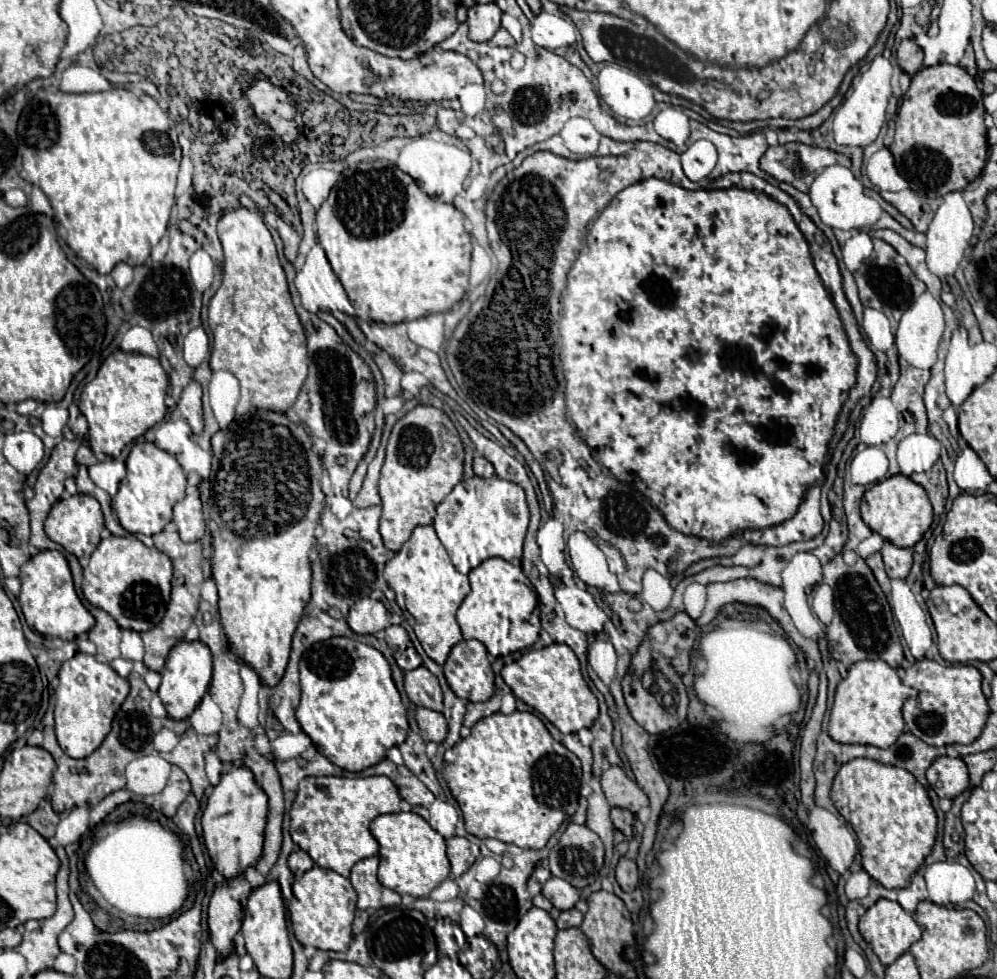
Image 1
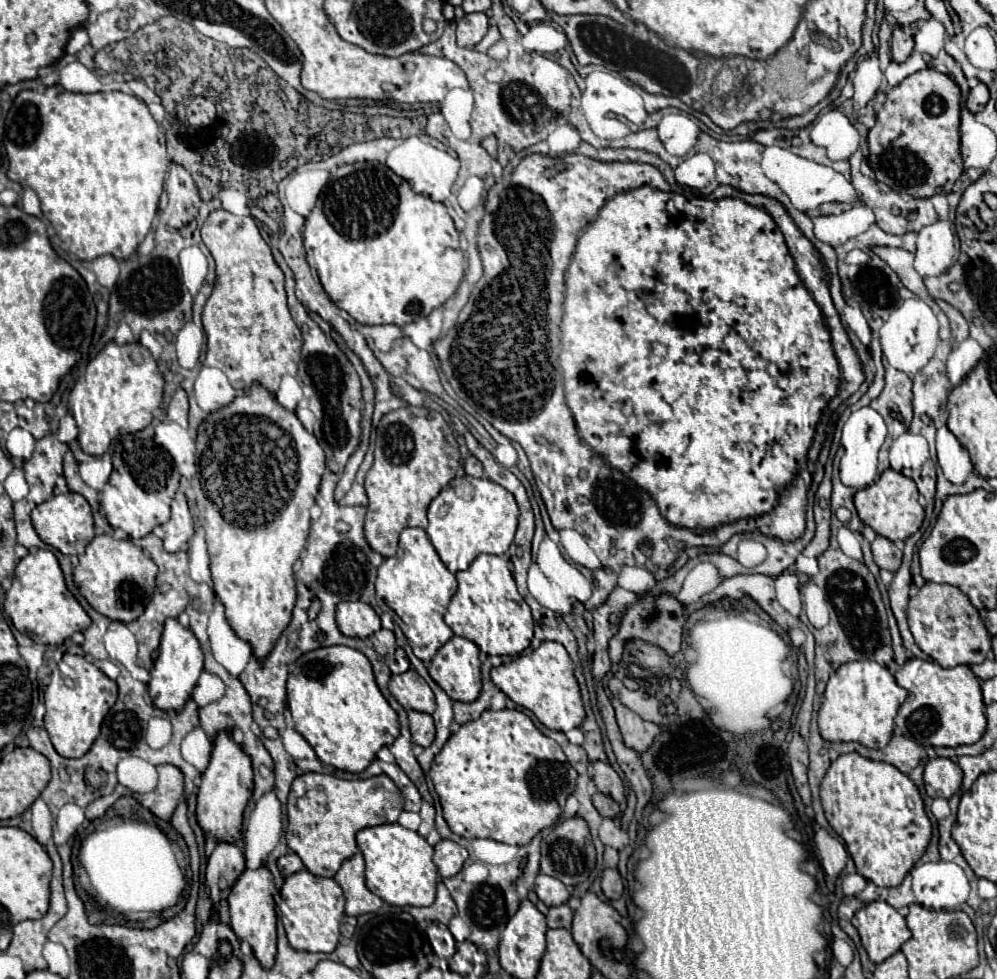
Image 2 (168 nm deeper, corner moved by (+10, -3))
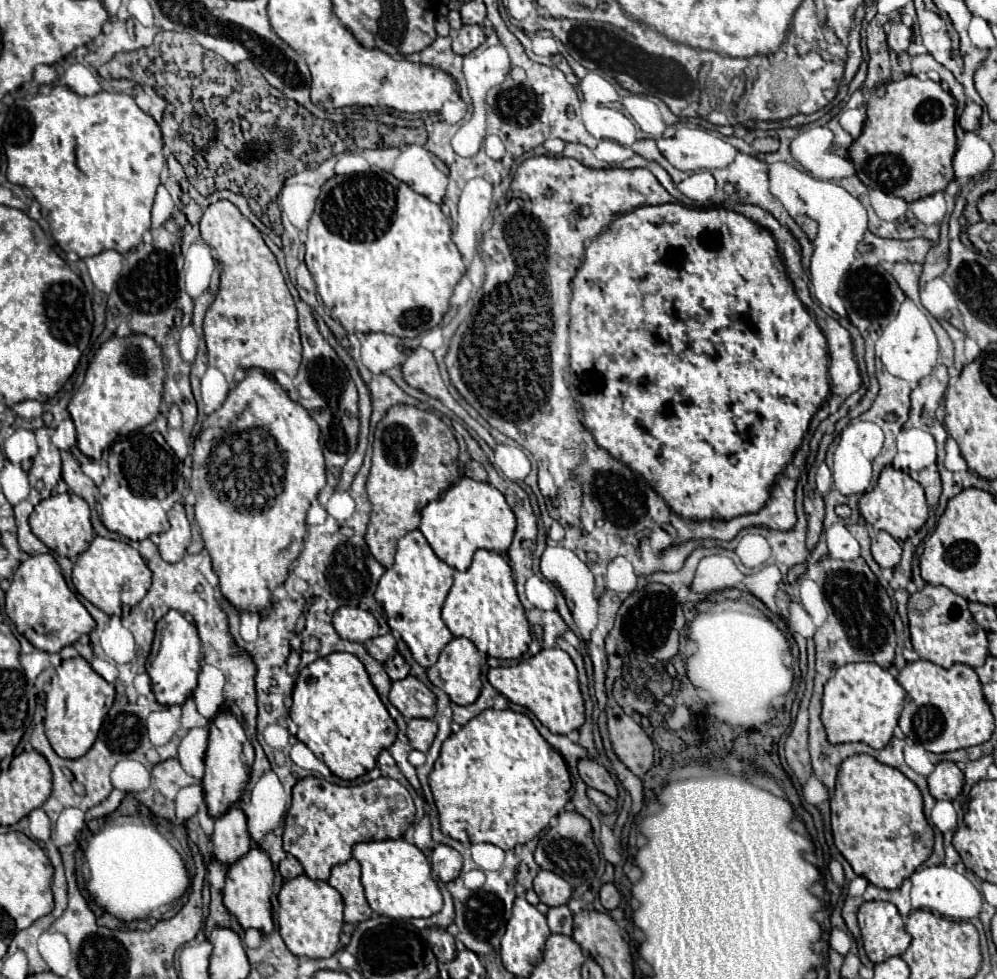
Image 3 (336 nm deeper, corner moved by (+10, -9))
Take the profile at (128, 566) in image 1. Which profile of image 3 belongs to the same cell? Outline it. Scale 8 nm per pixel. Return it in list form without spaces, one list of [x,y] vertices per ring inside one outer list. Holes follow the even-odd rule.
[[[96,535],[90,547],[78,555],[72,583],[82,597],[86,597],[92,605],[102,609],[106,615],[122,617],[124,611],[128,613],[150,589],[152,571],[148,569],[140,553],[134,547],[130,547],[126,541],[114,541]]]

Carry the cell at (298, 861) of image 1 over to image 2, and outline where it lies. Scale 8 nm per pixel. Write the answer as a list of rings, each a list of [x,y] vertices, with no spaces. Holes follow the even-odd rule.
[[[290,851],[290,853],[286,853],[284,857],[278,859],[278,869],[280,869],[282,877],[288,877],[288,875],[292,875],[296,871],[302,871],[304,863],[302,863],[302,859],[296,853]]]

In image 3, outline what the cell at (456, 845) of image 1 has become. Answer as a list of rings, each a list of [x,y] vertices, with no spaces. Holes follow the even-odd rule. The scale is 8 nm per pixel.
[[[436,845],[436,849],[432,851],[430,865],[432,865],[432,871],[438,875],[438,879],[448,883],[460,875],[463,859],[456,849],[448,845]]]

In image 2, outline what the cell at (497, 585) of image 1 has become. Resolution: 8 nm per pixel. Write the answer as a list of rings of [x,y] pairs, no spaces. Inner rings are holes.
[[[478,555],[466,571],[456,573],[456,579],[458,579],[458,591],[454,593],[444,613],[444,621],[454,631],[454,635],[474,641],[478,649],[486,655],[520,655],[532,641],[534,623],[532,623],[530,607],[526,605],[526,601],[516,589],[516,581],[512,577],[508,561],[498,555]]]

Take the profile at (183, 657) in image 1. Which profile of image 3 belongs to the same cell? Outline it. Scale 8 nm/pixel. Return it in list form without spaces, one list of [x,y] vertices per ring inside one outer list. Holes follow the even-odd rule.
[[[170,609],[156,623],[156,635],[160,635],[160,649],[148,669],[148,675],[152,679],[152,691],[156,695],[156,701],[162,705],[182,705],[196,689],[196,679],[202,663],[198,629],[182,613]]]

